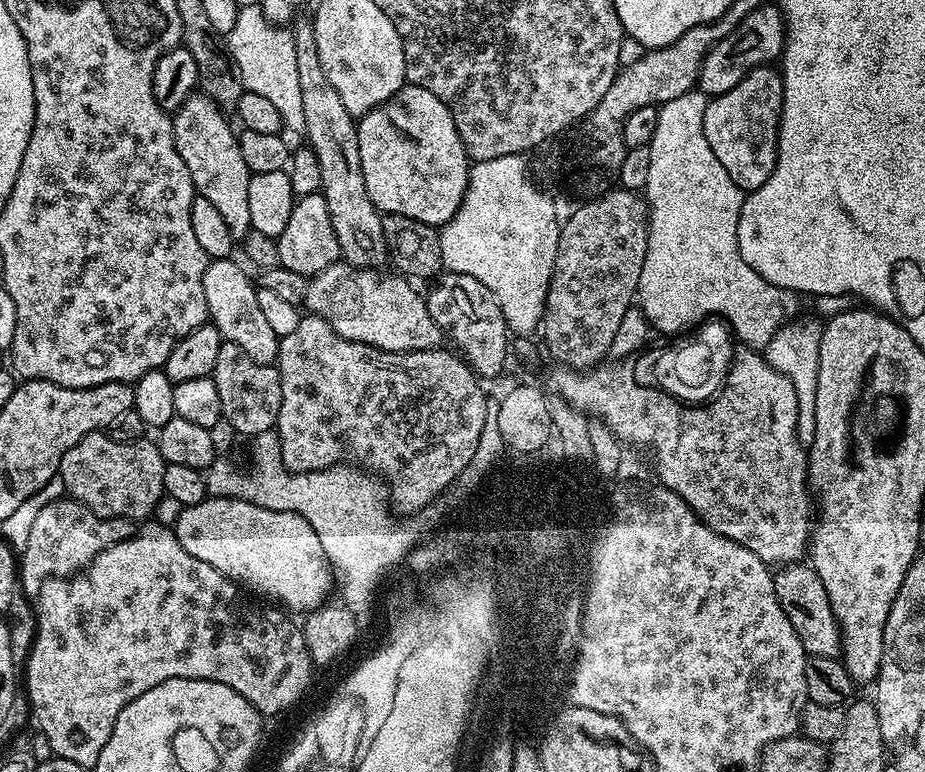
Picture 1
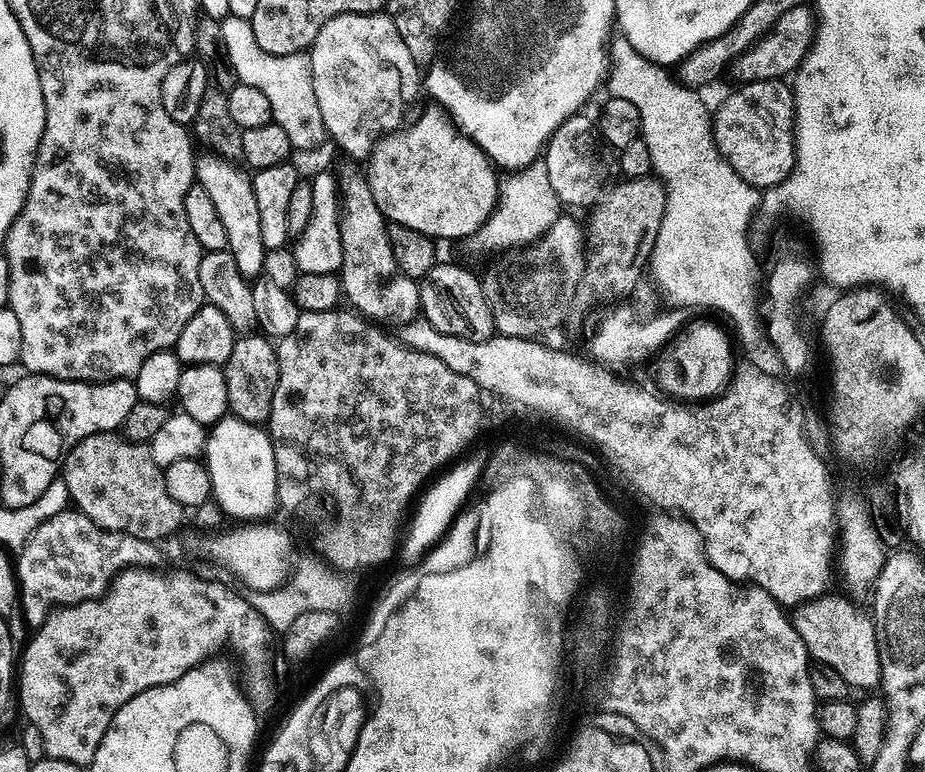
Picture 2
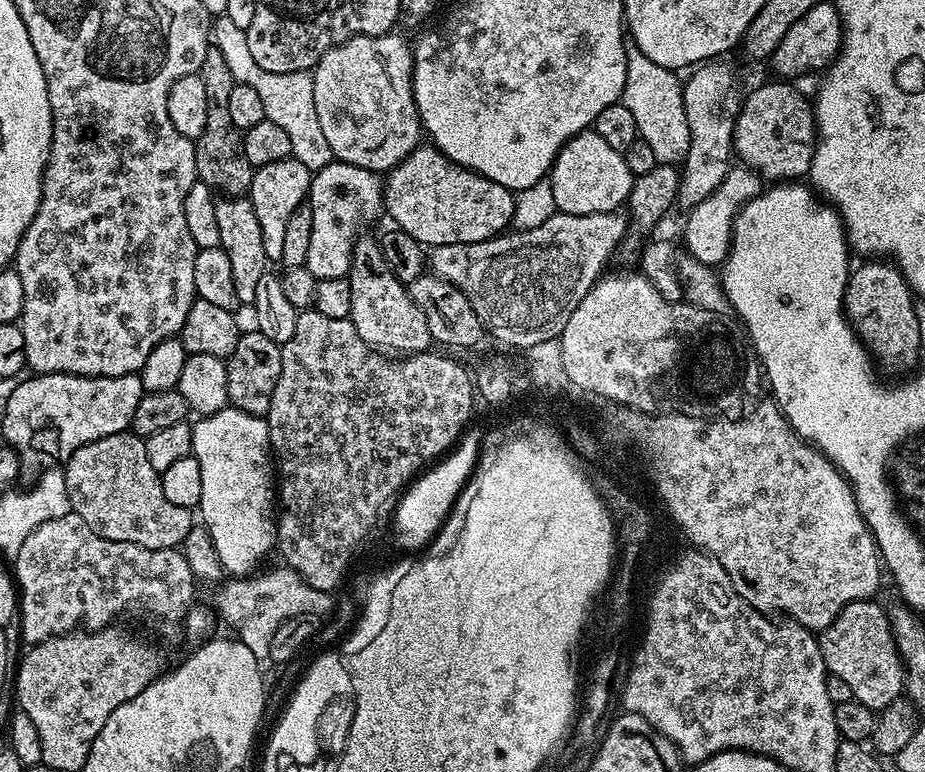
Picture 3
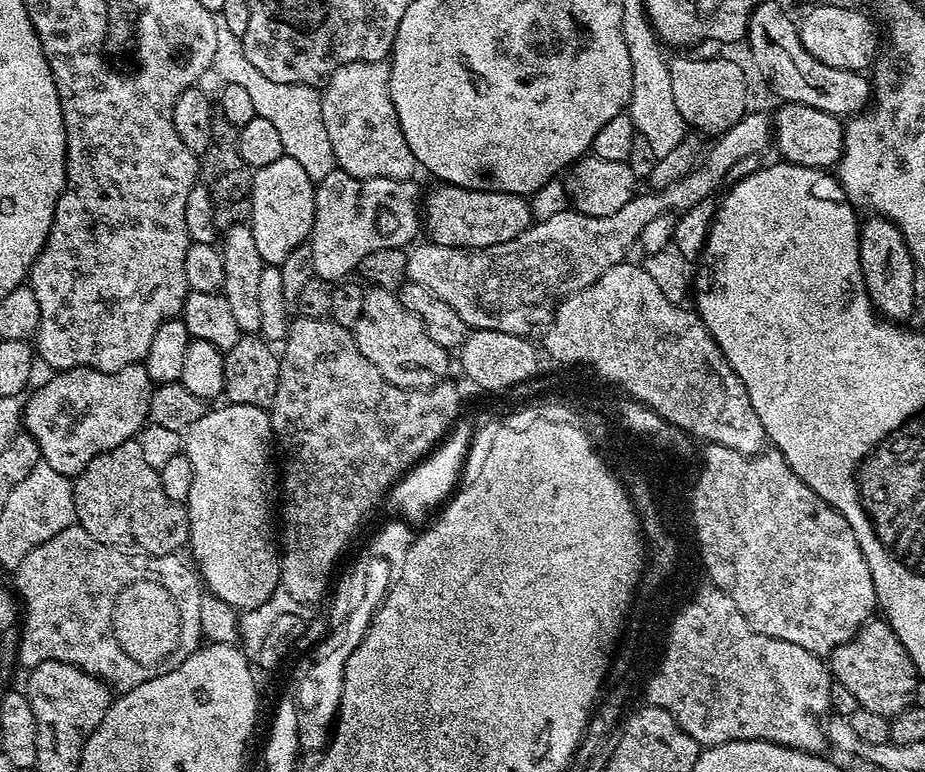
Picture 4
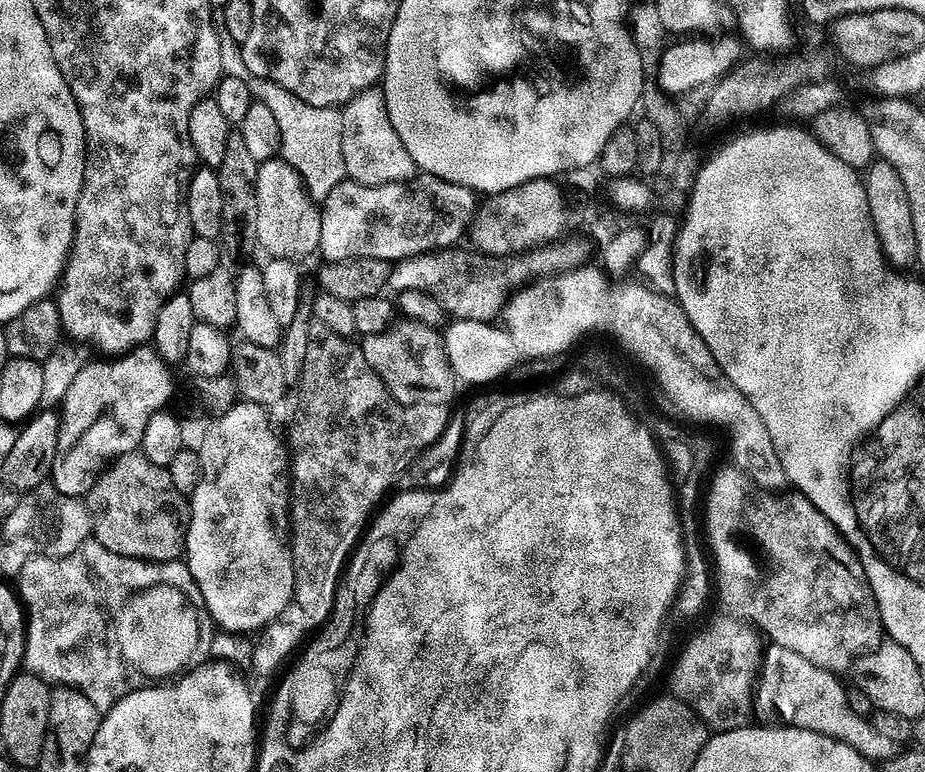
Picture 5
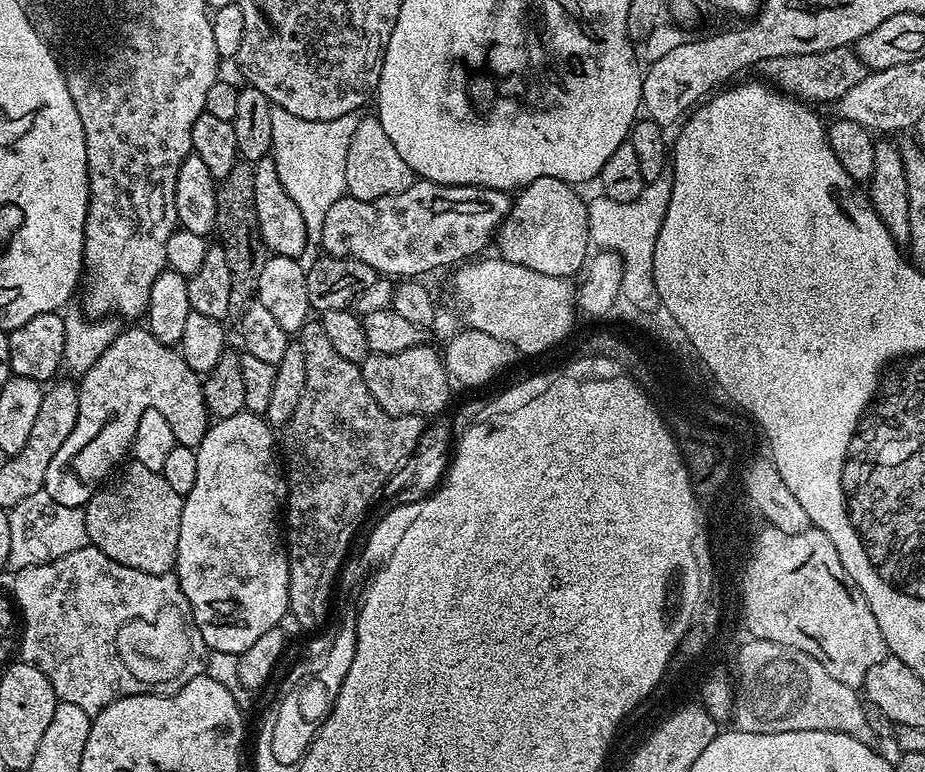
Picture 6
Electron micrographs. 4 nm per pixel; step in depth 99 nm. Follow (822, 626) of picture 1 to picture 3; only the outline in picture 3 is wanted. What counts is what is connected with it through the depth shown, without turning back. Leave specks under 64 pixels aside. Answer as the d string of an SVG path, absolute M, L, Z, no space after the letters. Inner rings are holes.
M875 599L850 602L834 618L834 622L819 633L818 639L824 666L831 675L850 686L852 699L873 710L889 708L904 692L904 663L892 640L892 623Z

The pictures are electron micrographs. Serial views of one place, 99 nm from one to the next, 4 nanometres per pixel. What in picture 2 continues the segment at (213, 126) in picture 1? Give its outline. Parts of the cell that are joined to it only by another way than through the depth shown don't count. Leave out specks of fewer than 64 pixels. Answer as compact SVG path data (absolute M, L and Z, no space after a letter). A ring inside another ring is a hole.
M200 154L196 157L195 183L200 184L206 194L210 194L214 207L222 217L222 226L226 229L227 251L232 253L234 262L238 262L240 273L246 278L259 277L264 270L266 249L262 242L262 226L258 219L258 202L254 199L252 176L239 163L215 154Z

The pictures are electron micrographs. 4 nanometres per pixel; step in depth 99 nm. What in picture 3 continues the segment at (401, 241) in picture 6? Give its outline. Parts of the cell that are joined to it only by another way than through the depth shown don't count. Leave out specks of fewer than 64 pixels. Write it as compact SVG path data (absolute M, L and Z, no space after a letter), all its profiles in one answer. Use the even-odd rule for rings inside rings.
M333 162L315 169L306 202L314 214L314 223L303 267L308 268L317 281L347 277L360 223L372 224L384 212L381 177L362 166Z

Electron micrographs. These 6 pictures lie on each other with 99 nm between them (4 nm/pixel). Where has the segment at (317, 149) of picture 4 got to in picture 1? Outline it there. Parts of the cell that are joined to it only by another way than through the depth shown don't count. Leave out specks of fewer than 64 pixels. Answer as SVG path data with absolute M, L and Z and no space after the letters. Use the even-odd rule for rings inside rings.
M253 2L250 6L241 8L234 22L234 30L226 34L226 47L245 89L268 99L278 114L282 114L285 125L304 125L306 114L302 112L302 89L298 82L298 61L294 58L291 31L269 22L259 3Z

